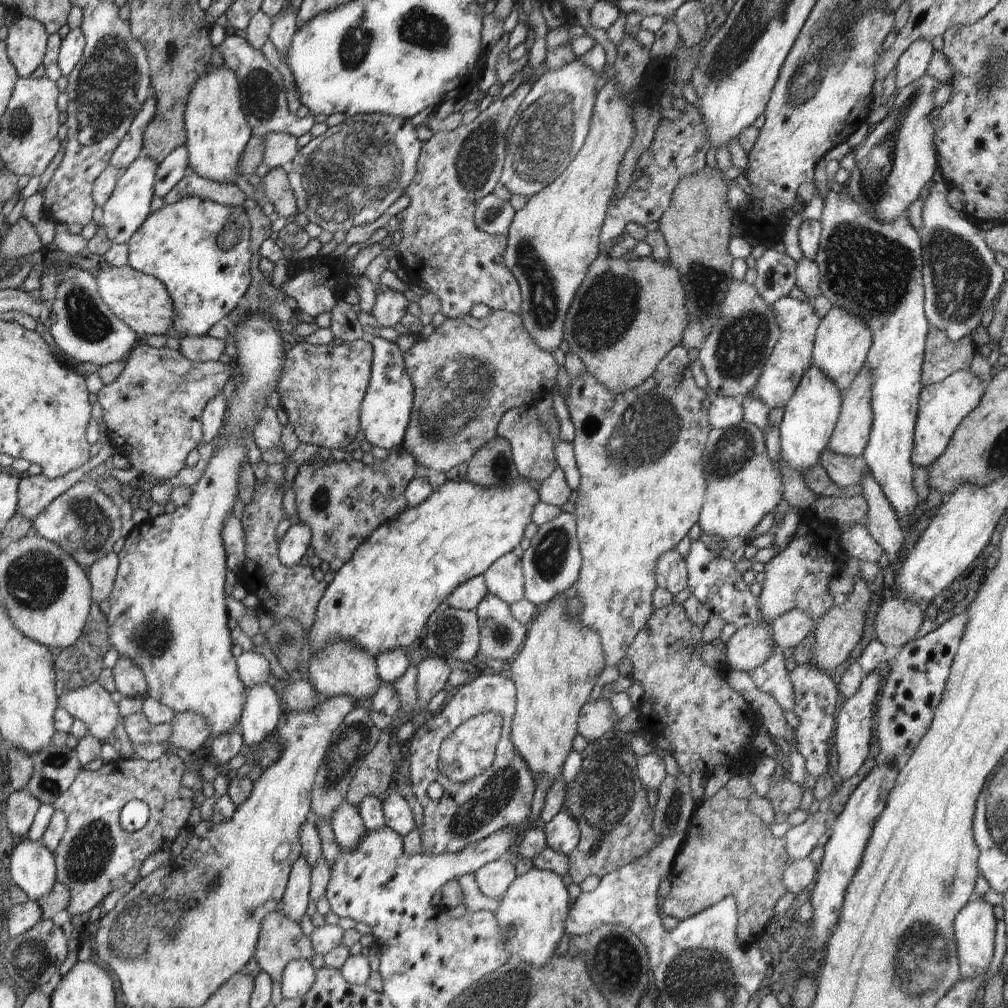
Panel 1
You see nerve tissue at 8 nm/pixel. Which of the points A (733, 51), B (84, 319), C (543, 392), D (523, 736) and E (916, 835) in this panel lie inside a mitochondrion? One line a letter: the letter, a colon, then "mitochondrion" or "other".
A: mitochondrion
B: mitochondrion
C: other
D: other
E: other

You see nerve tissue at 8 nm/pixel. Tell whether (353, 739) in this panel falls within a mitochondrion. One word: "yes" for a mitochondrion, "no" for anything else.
yes

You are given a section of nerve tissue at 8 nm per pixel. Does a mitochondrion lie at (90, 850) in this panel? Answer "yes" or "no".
yes

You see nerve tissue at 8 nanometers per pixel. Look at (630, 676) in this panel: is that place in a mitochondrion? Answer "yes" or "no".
no

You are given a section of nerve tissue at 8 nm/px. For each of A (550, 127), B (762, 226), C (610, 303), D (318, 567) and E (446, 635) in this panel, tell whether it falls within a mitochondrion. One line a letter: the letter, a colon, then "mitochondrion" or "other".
A: mitochondrion
B: other
C: mitochondrion
D: other
E: mitochondrion

